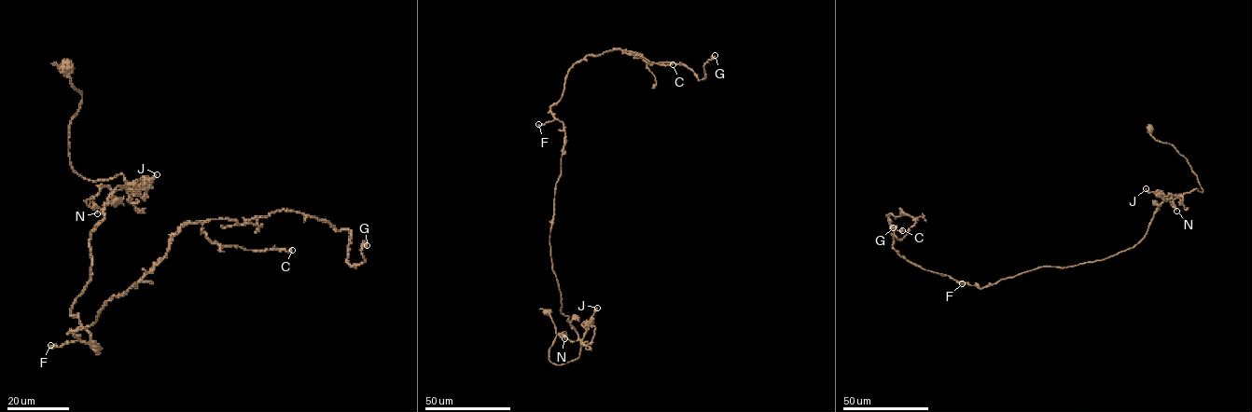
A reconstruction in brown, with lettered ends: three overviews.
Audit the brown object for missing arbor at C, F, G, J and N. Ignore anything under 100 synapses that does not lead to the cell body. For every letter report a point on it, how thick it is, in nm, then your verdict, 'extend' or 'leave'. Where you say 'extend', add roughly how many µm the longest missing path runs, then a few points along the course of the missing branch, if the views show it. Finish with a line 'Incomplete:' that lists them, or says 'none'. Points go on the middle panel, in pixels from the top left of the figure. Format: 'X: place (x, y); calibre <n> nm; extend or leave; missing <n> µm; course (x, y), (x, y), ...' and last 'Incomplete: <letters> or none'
C: place (673, 64); calibre 480 nm; leave
F: place (538, 124); calibre 440 nm; leave
G: place (715, 55); calibre 480 nm; leave
J: place (597, 308); calibre 220 nm; leave
N: place (564, 338); calibre 180 nm; leave
Incomplete: none

